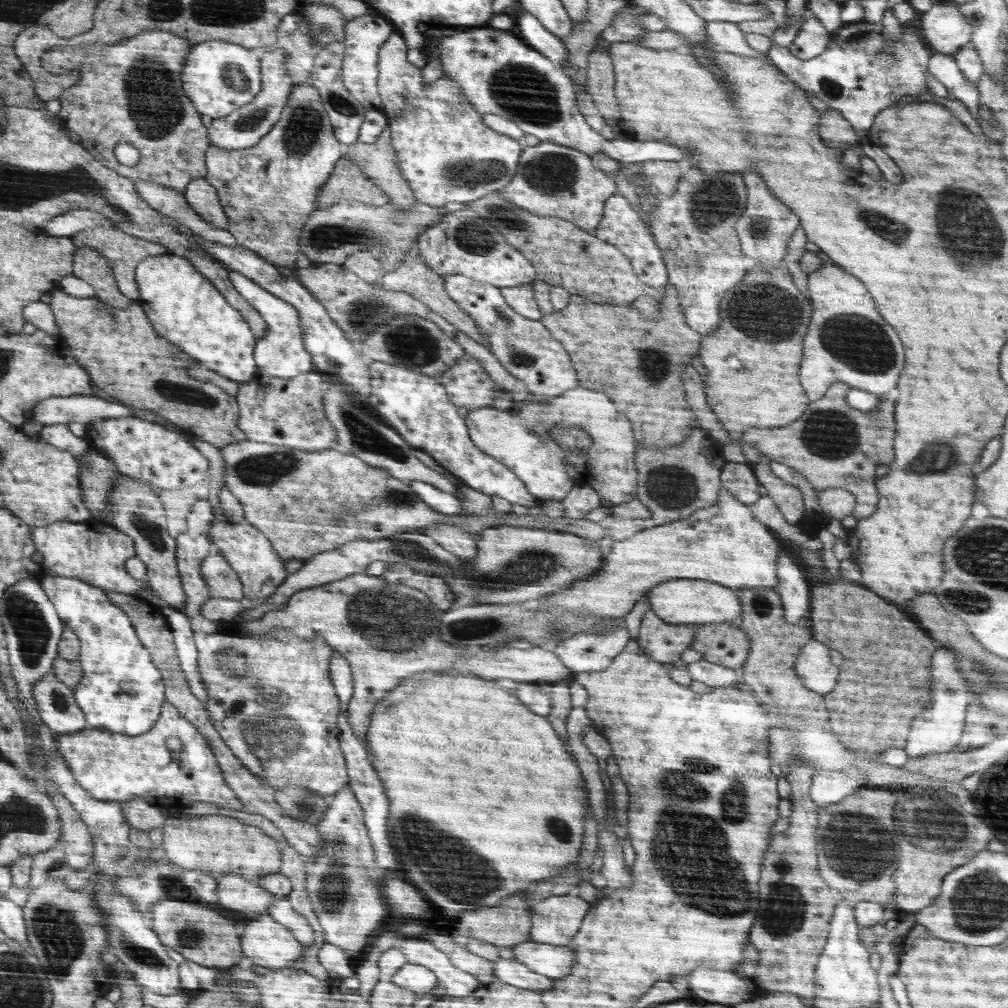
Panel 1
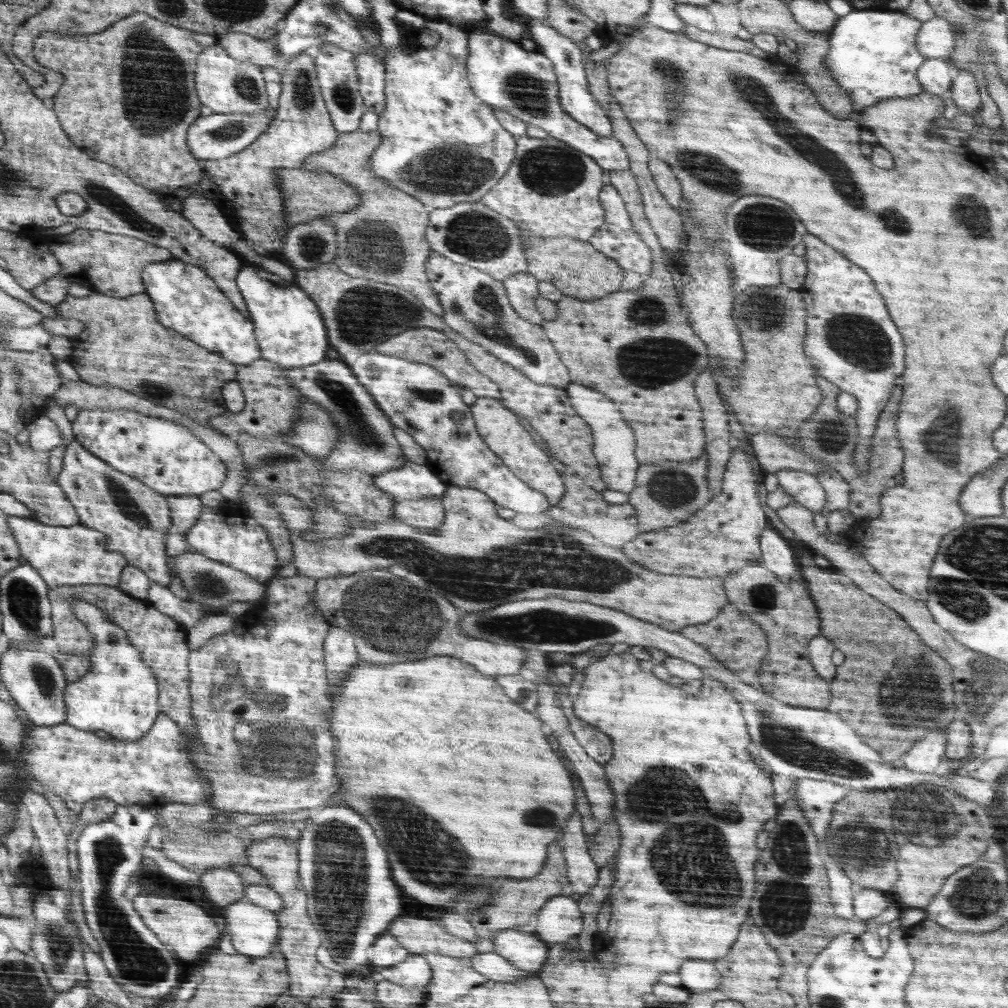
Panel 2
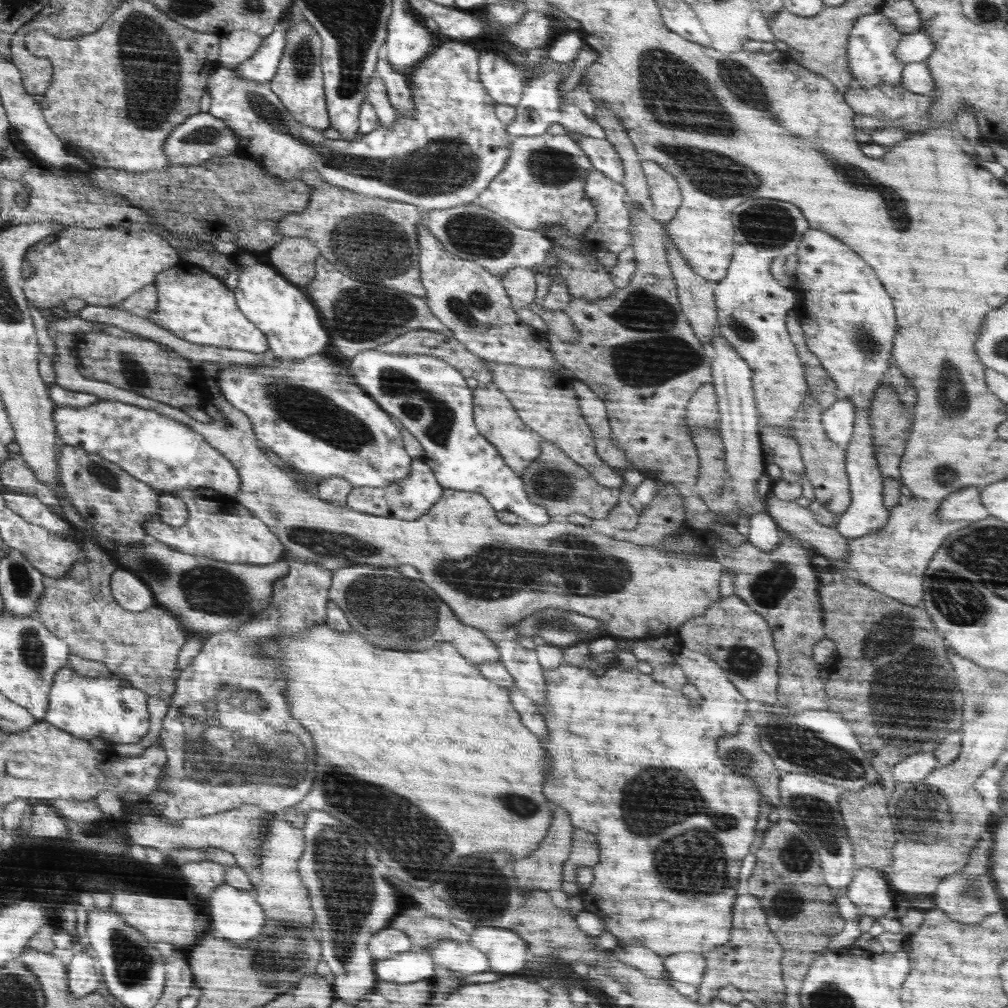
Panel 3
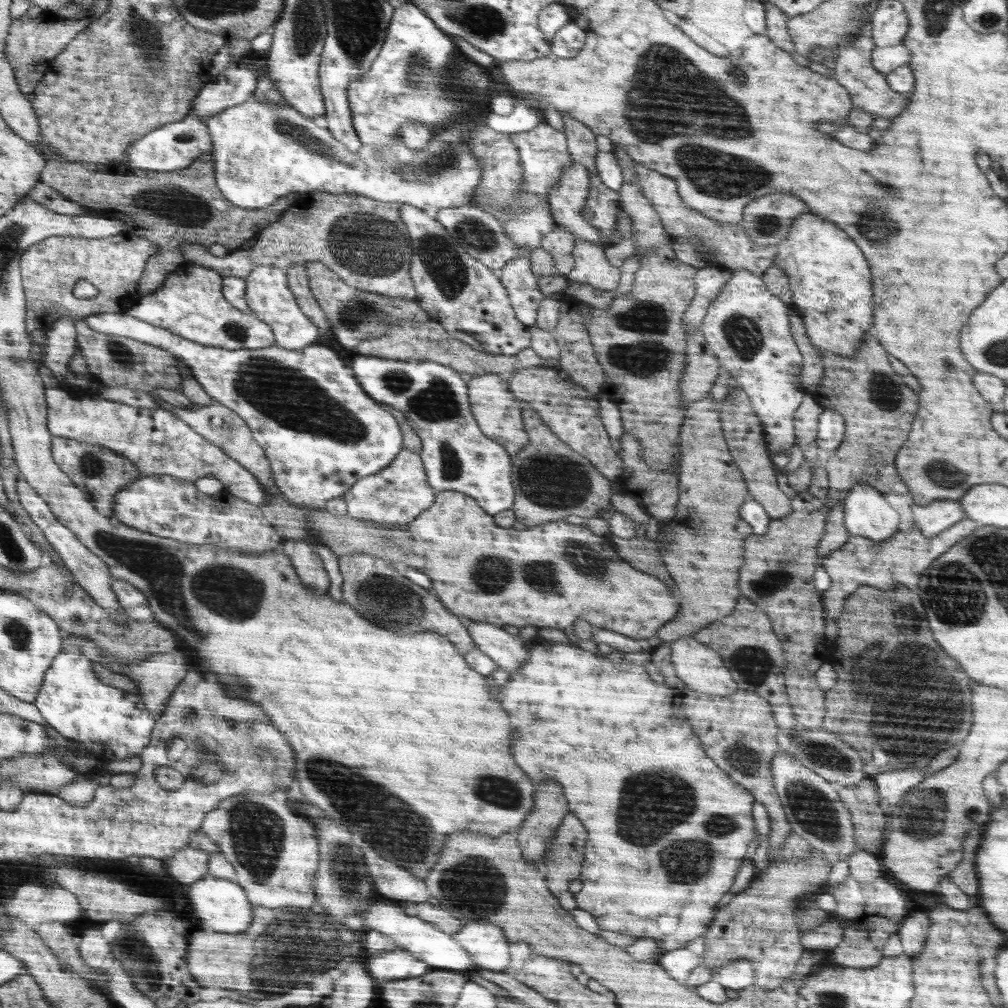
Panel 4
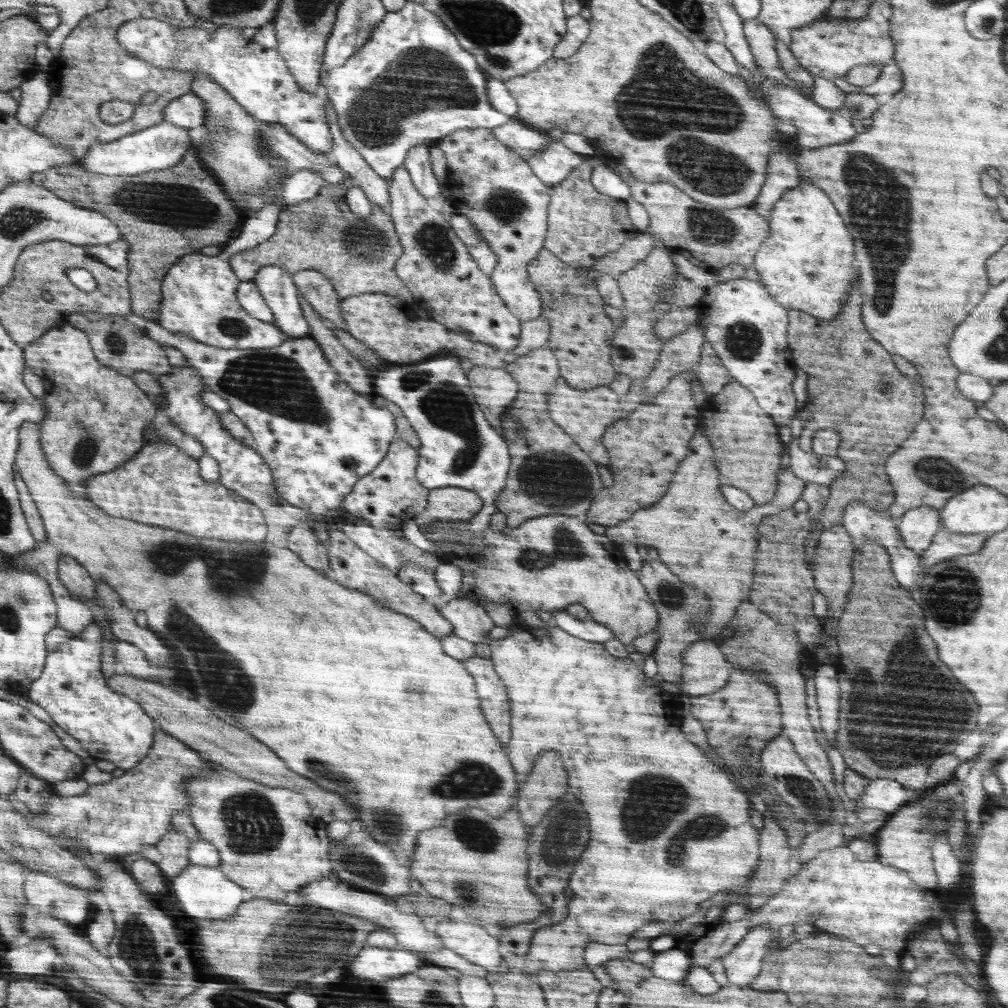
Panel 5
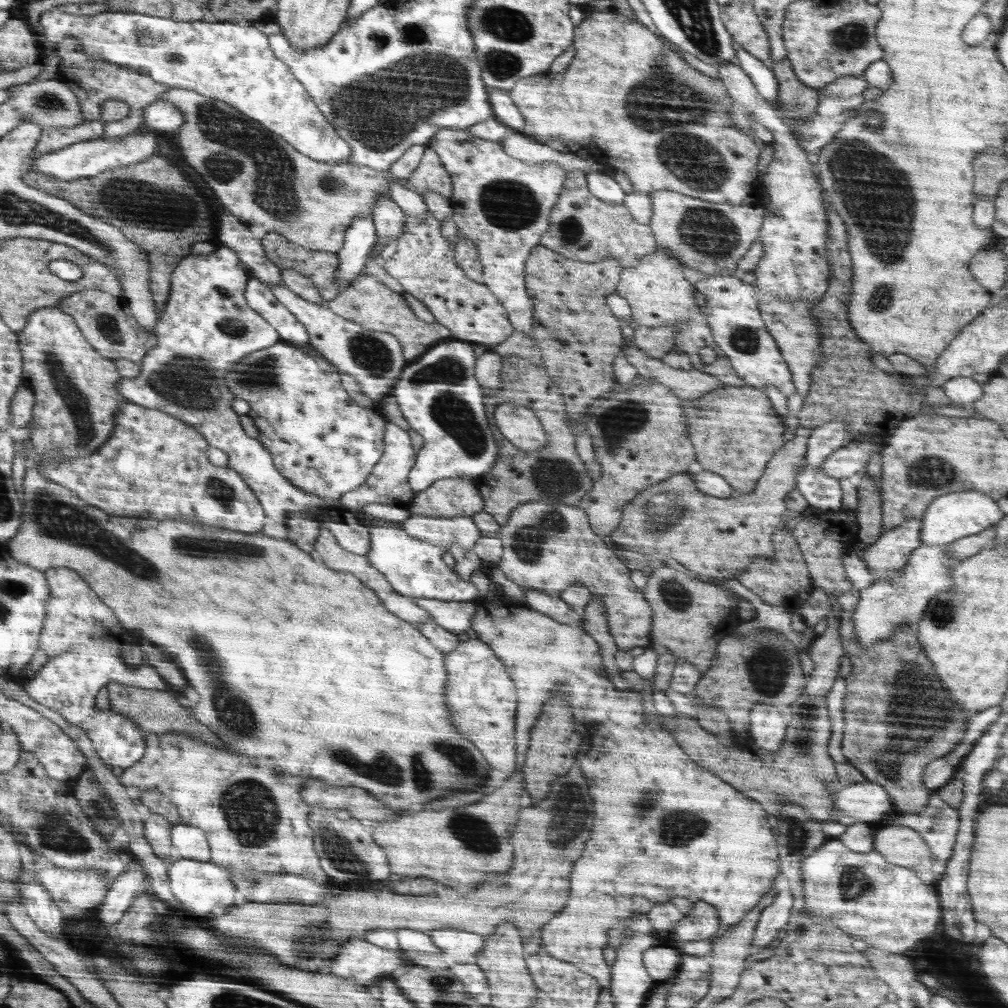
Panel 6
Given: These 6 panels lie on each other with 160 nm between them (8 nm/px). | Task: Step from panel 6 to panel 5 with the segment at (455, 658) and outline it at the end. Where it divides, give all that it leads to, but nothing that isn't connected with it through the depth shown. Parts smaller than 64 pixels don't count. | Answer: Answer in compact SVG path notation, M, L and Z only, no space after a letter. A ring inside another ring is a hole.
M471 656L464 661L466 669L476 676L476 682L480 682L480 698L484 698L484 714L488 714L488 722L492 722L492 730L500 734L500 742L504 742L507 748L510 742L510 706L508 706L507 692L504 690L504 683L500 680L499 673L495 670L495 663L490 658Z

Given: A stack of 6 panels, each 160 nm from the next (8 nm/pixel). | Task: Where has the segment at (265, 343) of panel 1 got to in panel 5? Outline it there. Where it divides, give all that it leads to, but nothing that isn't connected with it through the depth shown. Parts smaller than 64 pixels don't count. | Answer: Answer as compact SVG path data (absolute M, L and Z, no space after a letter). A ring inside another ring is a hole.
M268 265L259 268L253 281L275 315L274 324L287 339L310 336L311 327L299 303L299 292L292 273L283 267Z

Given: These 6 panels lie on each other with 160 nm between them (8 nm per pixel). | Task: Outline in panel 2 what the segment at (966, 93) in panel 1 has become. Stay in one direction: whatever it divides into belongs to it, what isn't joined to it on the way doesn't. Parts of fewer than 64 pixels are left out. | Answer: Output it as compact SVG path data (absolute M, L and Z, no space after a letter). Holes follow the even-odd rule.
M926 59L916 72L916 81L927 92L941 96L949 92L956 70L947 59Z

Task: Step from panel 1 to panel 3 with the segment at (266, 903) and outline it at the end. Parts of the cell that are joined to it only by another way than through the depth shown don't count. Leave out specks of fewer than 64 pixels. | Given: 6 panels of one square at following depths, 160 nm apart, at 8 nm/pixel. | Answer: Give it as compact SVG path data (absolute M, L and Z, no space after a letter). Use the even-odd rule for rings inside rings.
M204 860L183 864L179 867L182 876L196 888L196 894L209 898L213 890L225 882L225 866Z

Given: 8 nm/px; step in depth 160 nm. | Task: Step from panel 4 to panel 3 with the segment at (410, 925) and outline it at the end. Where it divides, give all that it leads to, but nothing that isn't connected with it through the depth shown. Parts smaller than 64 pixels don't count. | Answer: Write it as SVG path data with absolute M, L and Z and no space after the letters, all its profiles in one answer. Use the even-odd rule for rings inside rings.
M447 940L434 943L428 950L435 964L442 964L462 976L490 972L487 956L469 943L457 943Z

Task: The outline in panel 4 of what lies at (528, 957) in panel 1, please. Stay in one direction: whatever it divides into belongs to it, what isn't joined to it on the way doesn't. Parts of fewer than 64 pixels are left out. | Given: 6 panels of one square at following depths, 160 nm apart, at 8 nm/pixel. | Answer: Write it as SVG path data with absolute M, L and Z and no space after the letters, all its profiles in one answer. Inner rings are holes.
M470 922L451 935L472 956L475 966L490 971L504 971L510 960L504 933L502 927L488 922Z

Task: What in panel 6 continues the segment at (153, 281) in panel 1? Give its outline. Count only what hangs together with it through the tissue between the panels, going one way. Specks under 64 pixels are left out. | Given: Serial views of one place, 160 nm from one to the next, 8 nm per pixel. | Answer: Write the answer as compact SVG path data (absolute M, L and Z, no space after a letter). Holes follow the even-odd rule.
M218 245L217 249L207 256L191 252L184 257L172 273L166 312L159 315L155 326L158 345L152 348L140 362L139 375L132 378L122 376L118 389L123 397L132 403L149 409L161 410L183 420L202 434L210 446L226 452L229 460L227 467L238 474L244 474L244 482L248 482L248 487L252 486L252 490L260 494L260 502L264 502L264 511L267 512L268 518L274 522L280 522L280 520L286 520L288 512L294 512L294 510L300 512L300 510L310 510L318 506L325 509L325 504L324 500L320 500L318 496L306 494L283 474L280 474L271 451L258 439L246 435L244 428L240 425L239 414L231 405L231 402L236 399L235 395L231 393L225 380L222 380L247 354L267 349L281 340L279 331L248 306L246 289L250 277L239 255L230 246Z

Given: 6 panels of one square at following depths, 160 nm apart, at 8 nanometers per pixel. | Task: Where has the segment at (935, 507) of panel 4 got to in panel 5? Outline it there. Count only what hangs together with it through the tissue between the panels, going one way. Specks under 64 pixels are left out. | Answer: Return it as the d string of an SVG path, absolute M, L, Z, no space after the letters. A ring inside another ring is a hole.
M936 508L909 509L898 520L898 531L903 545L918 554L928 549L934 535L942 530L940 509Z

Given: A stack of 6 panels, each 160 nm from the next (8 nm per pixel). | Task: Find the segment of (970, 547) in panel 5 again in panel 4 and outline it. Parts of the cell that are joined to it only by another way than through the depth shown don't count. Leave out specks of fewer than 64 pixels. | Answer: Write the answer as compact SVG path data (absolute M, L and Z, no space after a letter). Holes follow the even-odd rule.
M965 521L950 526L934 538L926 538L921 530L913 524L908 531L902 531L898 528L898 533L882 542L850 535L848 542L840 549L826 557L819 558L818 565L824 567L831 578L830 587L822 592L821 597L825 610L825 642L829 647L829 652L838 637L838 626L836 626L835 620L843 609L845 599L853 594L860 585L874 586L885 591L891 591L898 585L904 585L915 590L918 588L922 572L936 558L972 534L977 527L978 524L975 522Z

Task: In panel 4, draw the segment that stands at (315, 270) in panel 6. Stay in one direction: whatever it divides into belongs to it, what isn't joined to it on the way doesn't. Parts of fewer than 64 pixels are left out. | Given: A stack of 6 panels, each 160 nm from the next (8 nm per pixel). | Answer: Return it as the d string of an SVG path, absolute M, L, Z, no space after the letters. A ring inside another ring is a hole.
M324 191L301 193L296 204L290 206L282 216L272 225L268 225L260 233L260 238L251 247L244 250L228 252L218 257L208 251L208 247L201 244L185 242L183 258L186 261L200 264L209 269L219 271L224 277L246 278L254 269L263 266L290 268L292 265L306 262L322 262L330 267L344 282L350 283L356 289L374 292L390 298L406 298L415 300L416 291L410 278L409 268L413 249L409 239L408 229L400 220L400 203L386 203L368 197L354 194L332 194Z

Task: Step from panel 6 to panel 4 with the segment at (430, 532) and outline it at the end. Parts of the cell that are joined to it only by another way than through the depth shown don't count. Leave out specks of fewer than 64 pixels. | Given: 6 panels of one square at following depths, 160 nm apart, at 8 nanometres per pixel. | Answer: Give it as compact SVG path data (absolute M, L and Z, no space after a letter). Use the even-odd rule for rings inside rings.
M356 356L356 358L352 360L352 370L356 370L356 378L359 379L359 382L362 384L364 390L368 390L368 395L371 395L371 397L379 403L384 402L384 404L394 406L396 410L402 411L406 415L406 418L410 421L414 432L421 438L423 445L419 455L423 459L423 465L426 469L428 484L430 484L430 487L434 488L436 493L455 491L466 494L466 496L474 498L476 503L478 503L478 506L482 508L482 511L484 511L484 513L490 514L492 517L502 512L502 510L512 509L512 506L515 504L515 488L514 484L511 482L512 474L514 473L512 456L508 454L507 450L501 444L498 444L491 438L488 438L479 427L479 423L476 422L475 415L473 415L471 411L471 401L468 396L467 382L460 377L460 373L457 370L432 361L394 362L394 360L386 360L386 358L370 358L370 356Z

